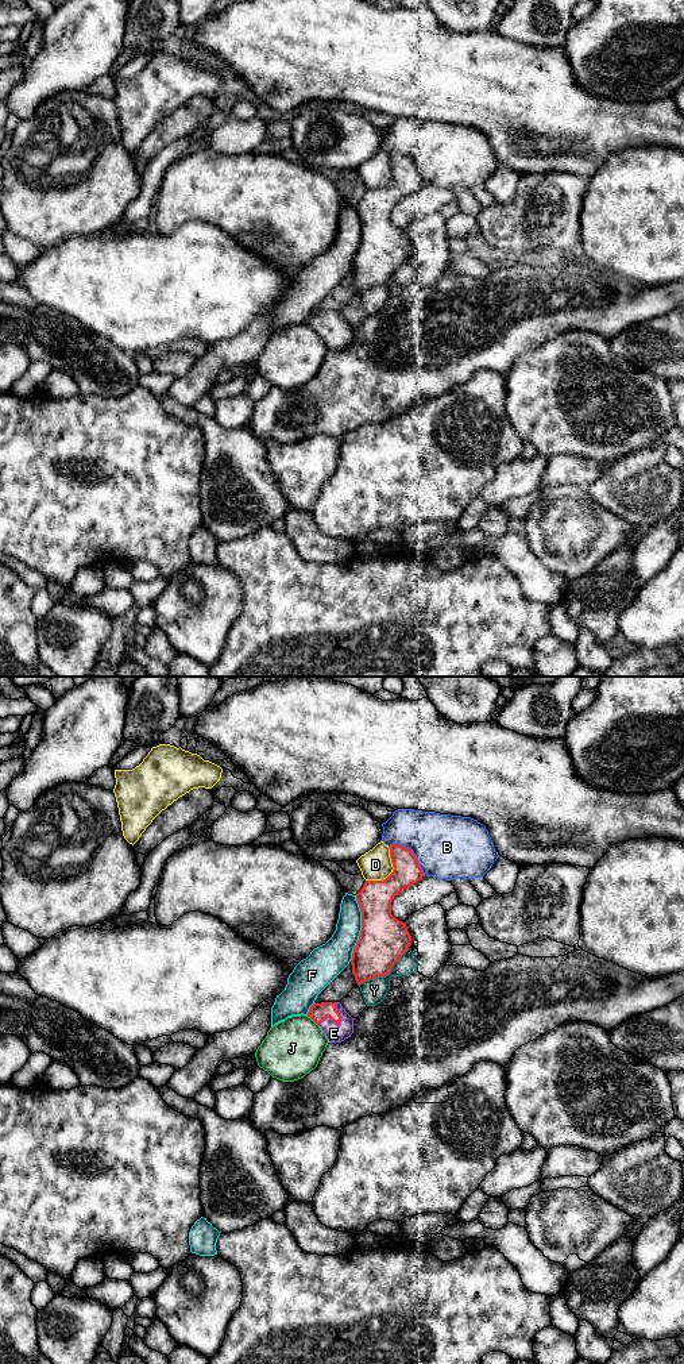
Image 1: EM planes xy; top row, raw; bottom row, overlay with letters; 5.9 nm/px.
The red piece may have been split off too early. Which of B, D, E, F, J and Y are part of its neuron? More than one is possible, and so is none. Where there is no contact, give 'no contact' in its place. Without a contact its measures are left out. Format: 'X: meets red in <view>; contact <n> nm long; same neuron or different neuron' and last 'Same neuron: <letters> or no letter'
B: meets red in xy; contact 280 nm long; different neuron
D: meets red in xy; contact 240 nm long; different neuron
E: meets red in xy; contact 180 nm long; same neuron
F: meets red in xy; contact 400 nm long; different neuron
J: meets red in xy; contact 100 nm long; different neuron
Y: meets red in xy; contact 380 nm long; different neuron
Same neuron: E

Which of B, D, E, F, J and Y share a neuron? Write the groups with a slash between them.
B / D / E / F / J / Y

